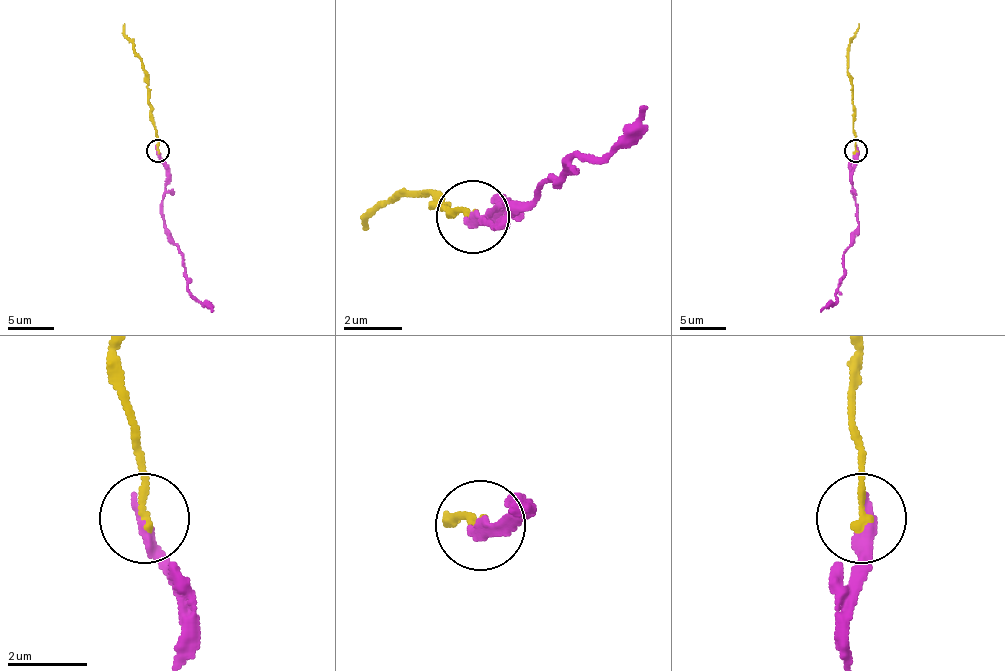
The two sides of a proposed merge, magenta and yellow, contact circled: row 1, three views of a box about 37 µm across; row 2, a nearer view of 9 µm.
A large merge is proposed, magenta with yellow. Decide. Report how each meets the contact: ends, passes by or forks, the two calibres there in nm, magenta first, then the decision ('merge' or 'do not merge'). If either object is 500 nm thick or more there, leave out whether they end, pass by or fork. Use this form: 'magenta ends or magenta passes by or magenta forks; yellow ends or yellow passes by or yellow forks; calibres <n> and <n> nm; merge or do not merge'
magenta ends; yellow ends; calibres 340 and 220 nm; do not merge

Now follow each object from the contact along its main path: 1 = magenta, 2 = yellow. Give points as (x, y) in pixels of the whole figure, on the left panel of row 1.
1: (157, 150), (166, 171), (162, 201), (164, 231), (183, 252), (189, 291), (213, 312)
2: (157, 150), (148, 76), (132, 39), (125, 32), (125, 23)

